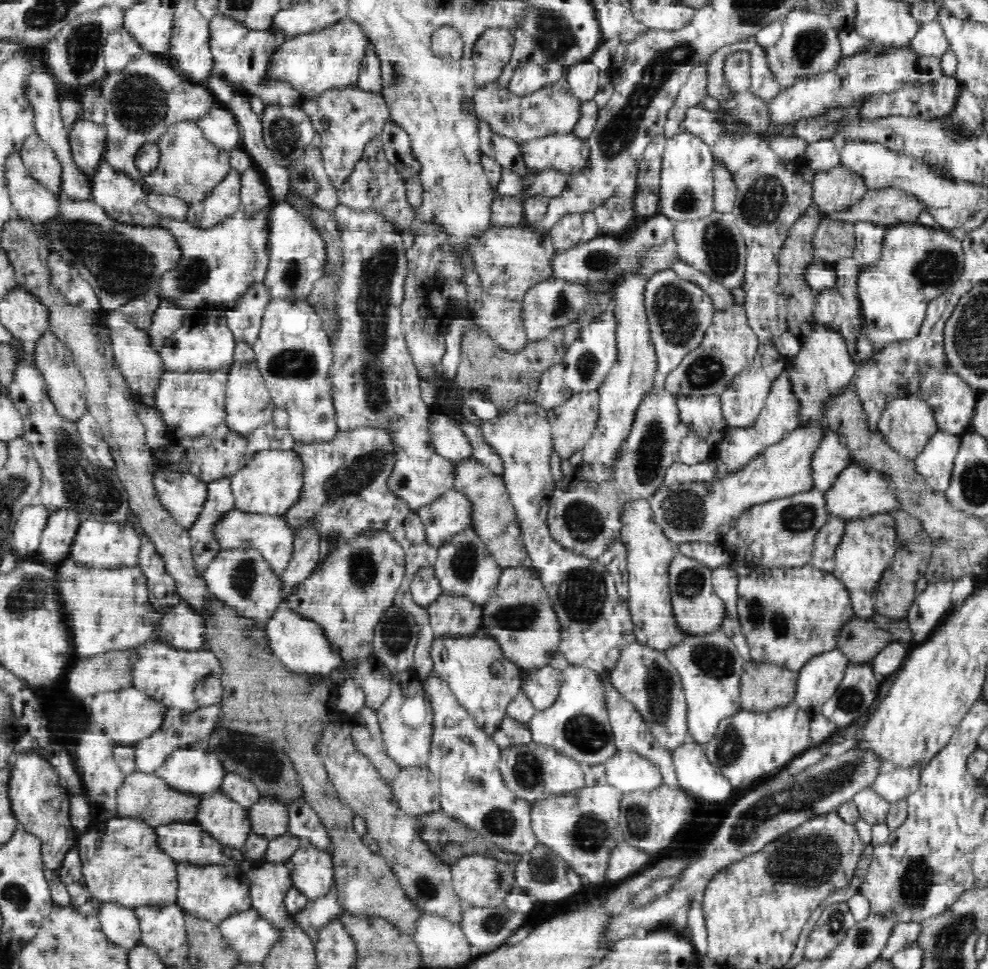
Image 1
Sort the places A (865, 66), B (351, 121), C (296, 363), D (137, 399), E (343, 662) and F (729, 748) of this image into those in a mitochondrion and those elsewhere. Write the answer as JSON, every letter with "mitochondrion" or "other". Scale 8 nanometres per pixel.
{"A":"mitochondrion","B":"other","C":"mitochondrion","D":"other","E":"other","F":"mitochondrion"}

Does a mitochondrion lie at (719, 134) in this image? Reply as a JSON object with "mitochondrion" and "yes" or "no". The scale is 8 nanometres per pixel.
{"mitochondrion":"no"}

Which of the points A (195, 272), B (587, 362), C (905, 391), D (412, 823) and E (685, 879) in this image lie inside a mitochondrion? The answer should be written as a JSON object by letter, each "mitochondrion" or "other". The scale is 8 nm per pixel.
{"A":"mitochondrion","B":"mitochondrion","C":"other","D":"other","E":"other"}

